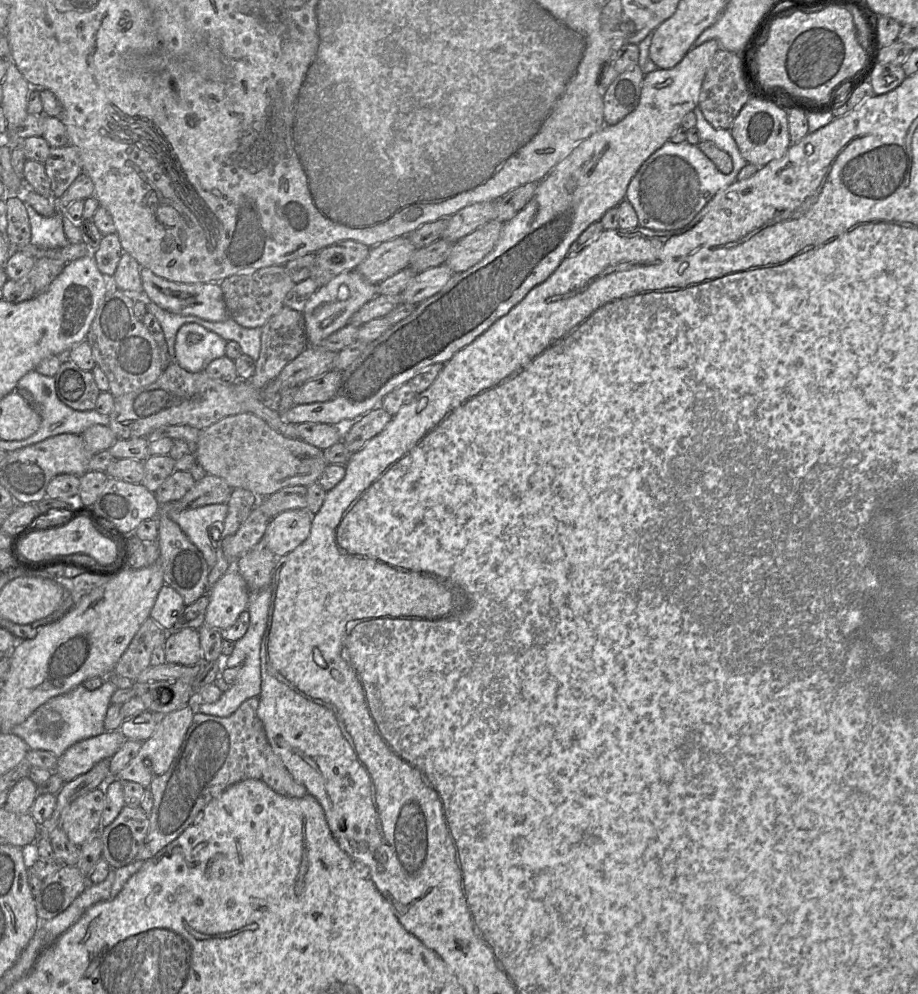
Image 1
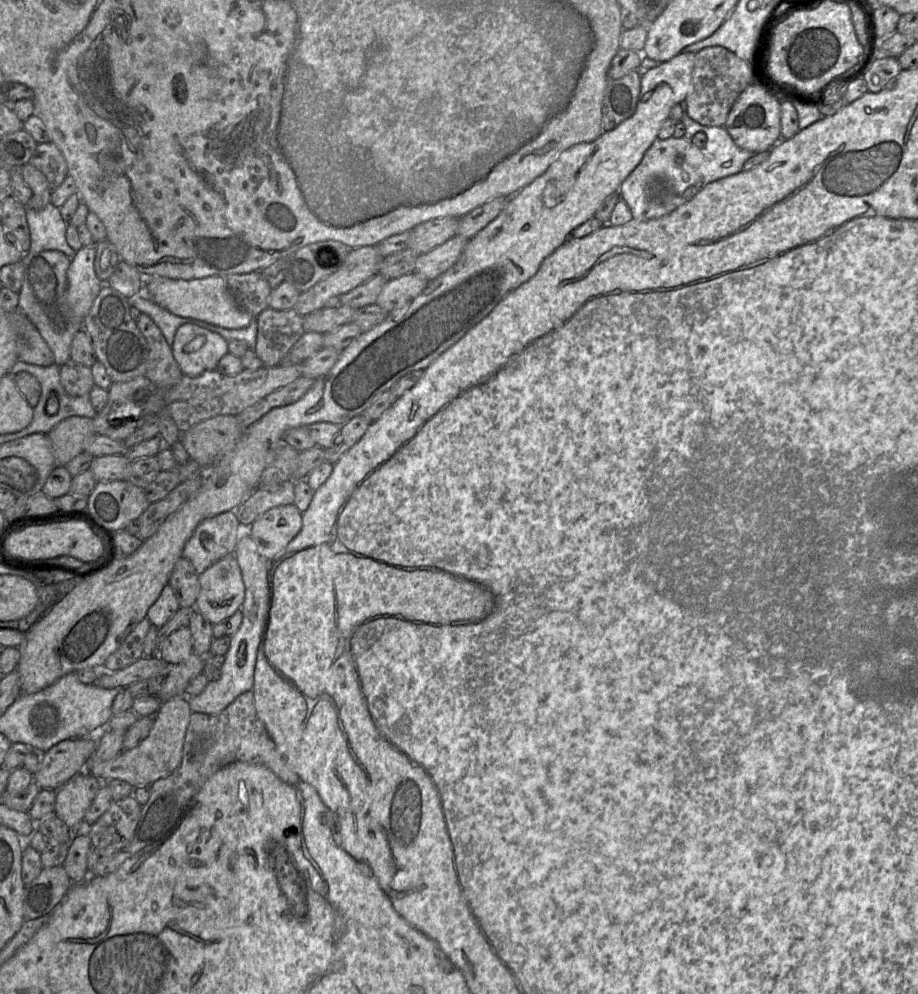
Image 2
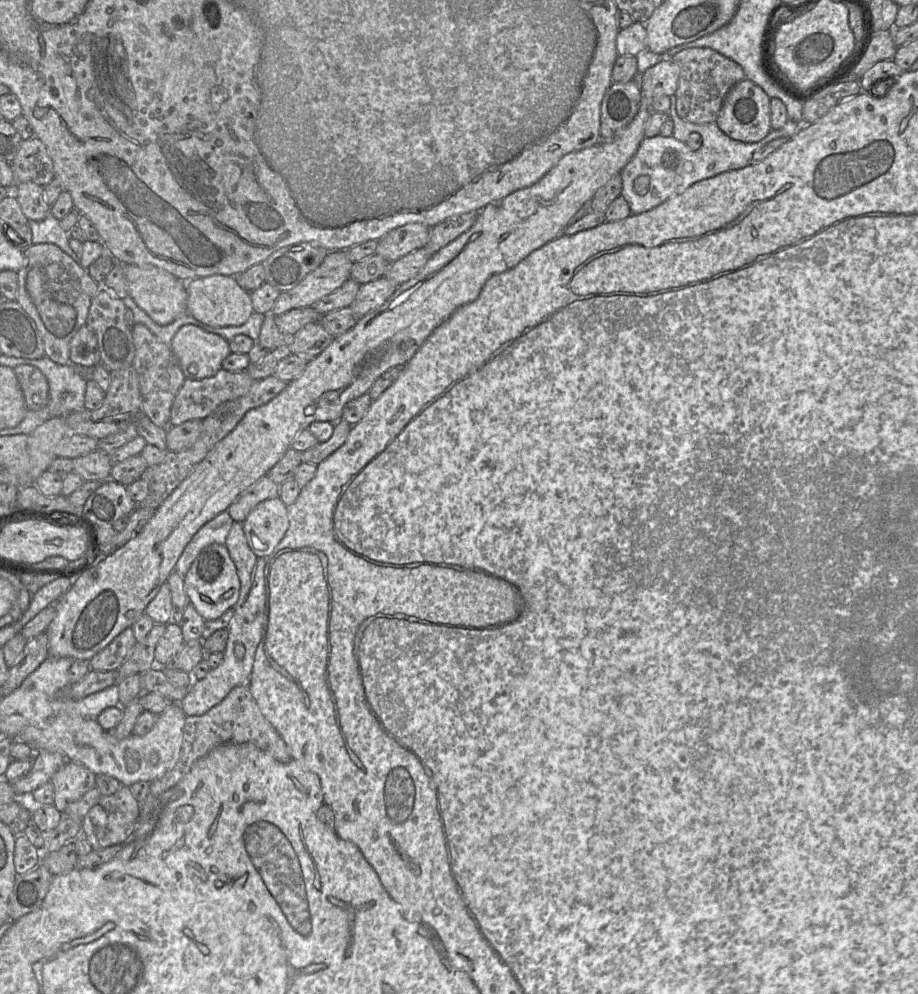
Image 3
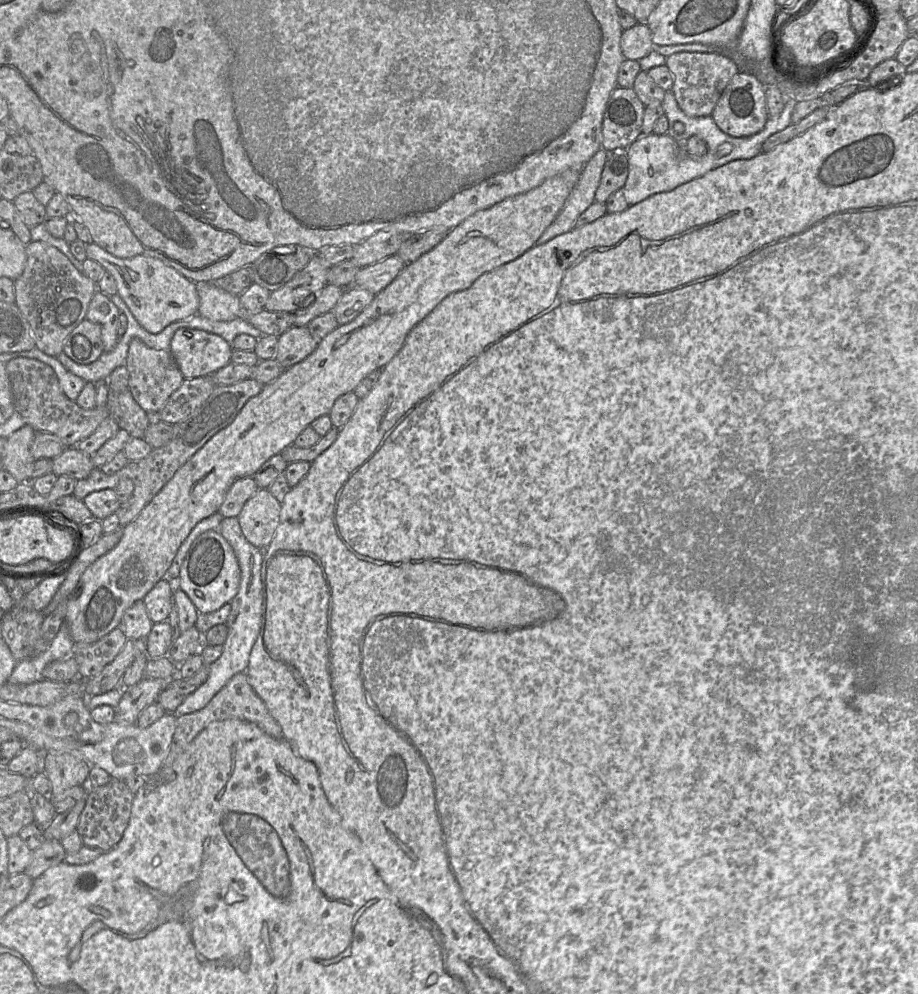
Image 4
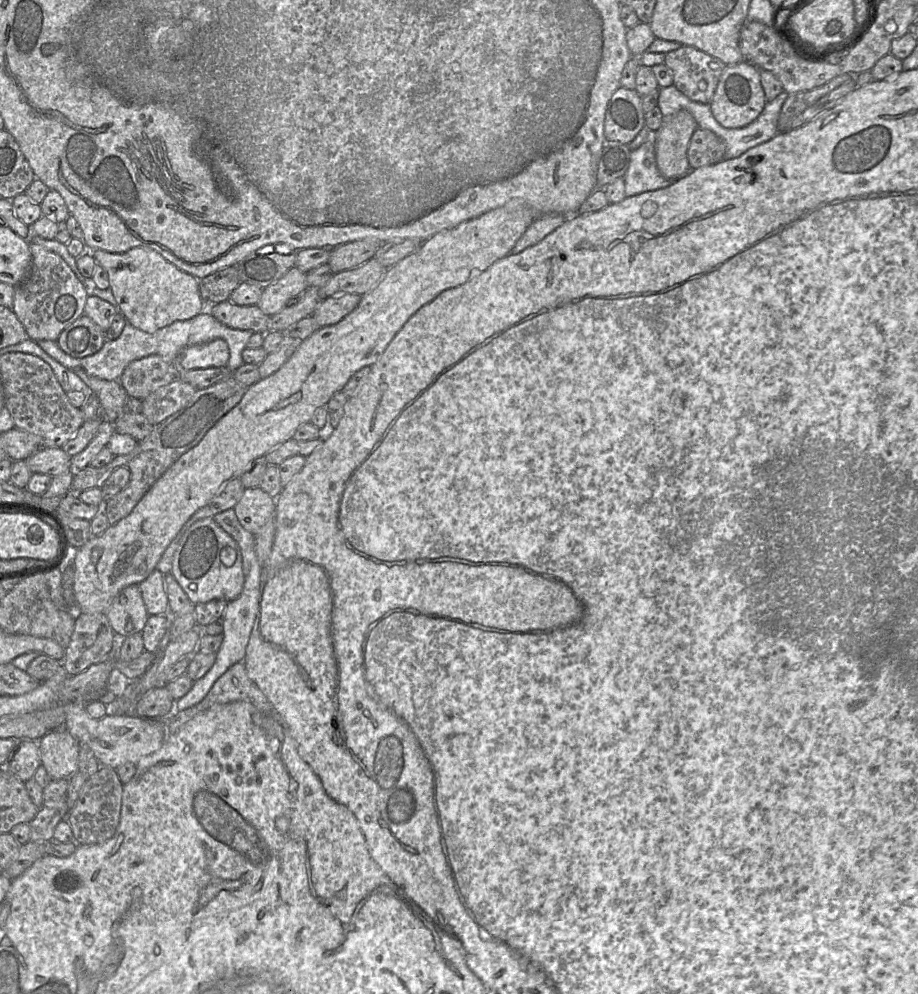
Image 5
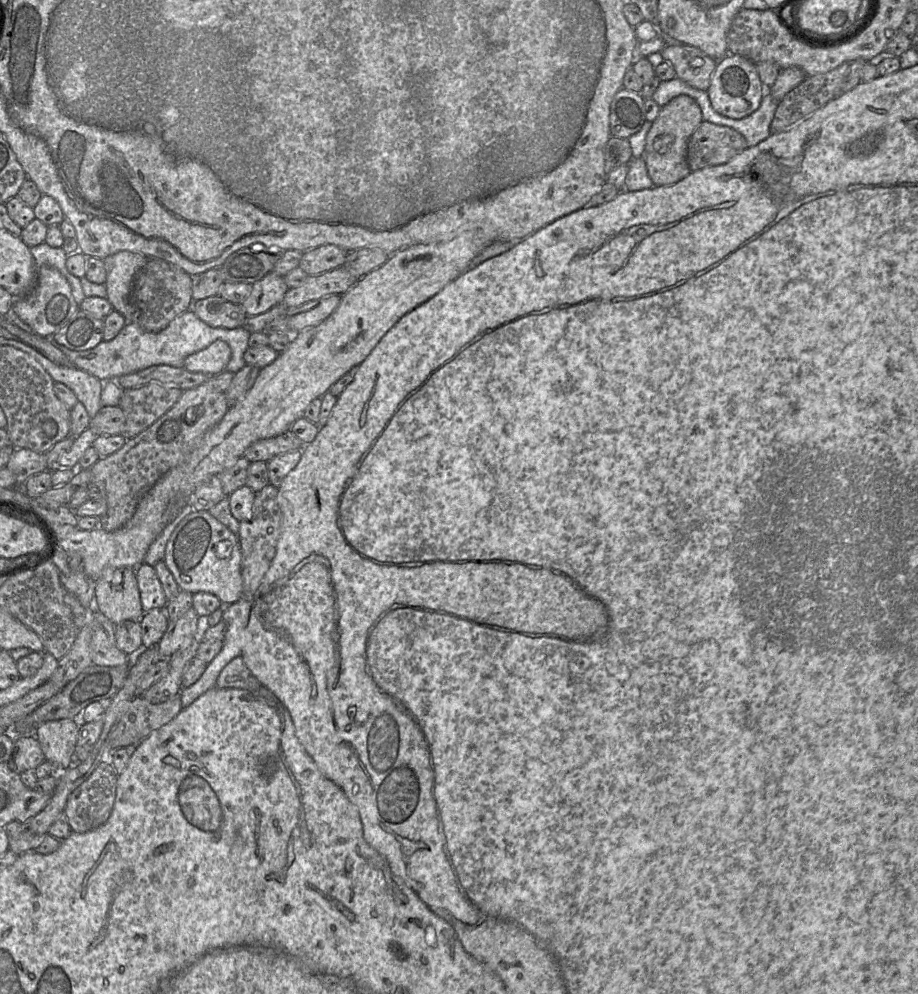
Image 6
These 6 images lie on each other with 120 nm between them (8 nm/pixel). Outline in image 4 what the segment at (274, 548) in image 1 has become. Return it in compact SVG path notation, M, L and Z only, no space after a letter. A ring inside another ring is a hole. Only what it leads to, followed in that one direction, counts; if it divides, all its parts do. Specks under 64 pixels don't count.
M265 488L246 501L237 518L253 546L264 550L270 544L280 521L280 511L281 503Z

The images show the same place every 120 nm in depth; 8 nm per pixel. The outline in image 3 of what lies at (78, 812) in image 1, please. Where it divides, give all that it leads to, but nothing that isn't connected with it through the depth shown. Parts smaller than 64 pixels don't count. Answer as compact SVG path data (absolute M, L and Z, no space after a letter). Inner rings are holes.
M67 760L52 776L54 806L64 812L66 807L80 799L96 786L96 774L76 762Z

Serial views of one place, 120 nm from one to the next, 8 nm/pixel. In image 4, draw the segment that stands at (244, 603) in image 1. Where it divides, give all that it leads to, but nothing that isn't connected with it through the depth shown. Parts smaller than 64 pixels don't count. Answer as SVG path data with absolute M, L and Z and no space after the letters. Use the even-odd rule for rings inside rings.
M218 530L205 531L193 541L174 583L189 597L199 613L214 612L230 603L240 588L240 568L231 545Z

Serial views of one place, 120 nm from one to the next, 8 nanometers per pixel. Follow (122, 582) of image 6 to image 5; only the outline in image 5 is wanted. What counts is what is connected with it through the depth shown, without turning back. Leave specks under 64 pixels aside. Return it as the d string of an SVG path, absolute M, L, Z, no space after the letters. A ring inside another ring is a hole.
M131 584L125 587L111 603L106 611L106 617L115 633L124 637L141 633L149 614L139 584ZM127 620L131 620L133 624L131 630L126 627Z

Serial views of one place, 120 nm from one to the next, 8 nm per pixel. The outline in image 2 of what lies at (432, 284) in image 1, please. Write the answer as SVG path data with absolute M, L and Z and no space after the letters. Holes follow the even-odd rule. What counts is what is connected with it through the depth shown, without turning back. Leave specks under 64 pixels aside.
M409 273L391 279L384 285L375 304L390 313L420 295L429 281L417 273Z

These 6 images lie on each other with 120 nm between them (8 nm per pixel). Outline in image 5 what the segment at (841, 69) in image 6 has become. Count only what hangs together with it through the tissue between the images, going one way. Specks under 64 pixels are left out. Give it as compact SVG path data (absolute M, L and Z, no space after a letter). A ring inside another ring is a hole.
M844 74L835 77L824 85L812 90L789 94L782 105L778 117L778 133L788 131L790 123L802 114L808 107L812 106L816 101L829 94L835 88L850 80L854 81L854 75Z

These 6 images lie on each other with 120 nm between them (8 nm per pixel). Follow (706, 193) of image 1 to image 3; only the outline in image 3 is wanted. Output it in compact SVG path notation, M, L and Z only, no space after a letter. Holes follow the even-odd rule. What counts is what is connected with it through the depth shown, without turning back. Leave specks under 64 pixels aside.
M676 95L670 96L670 100L671 106L667 115L674 124L673 136L663 137L659 134L645 137L636 154L621 171L621 196L627 201L632 214L653 210L697 182L750 165L756 151L773 140L791 138L803 125L788 120L781 129L772 129L762 140L745 143L727 136L716 123L694 124L683 120L677 114ZM693 132L702 137L699 150L692 150L685 143Z

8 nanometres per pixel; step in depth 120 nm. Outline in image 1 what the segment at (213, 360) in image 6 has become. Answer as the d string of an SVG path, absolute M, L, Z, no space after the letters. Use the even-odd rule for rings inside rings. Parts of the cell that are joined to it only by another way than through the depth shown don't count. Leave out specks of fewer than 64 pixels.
M187 323L177 332L175 361L189 372L202 372L213 360L225 355L226 344L218 334L199 324Z

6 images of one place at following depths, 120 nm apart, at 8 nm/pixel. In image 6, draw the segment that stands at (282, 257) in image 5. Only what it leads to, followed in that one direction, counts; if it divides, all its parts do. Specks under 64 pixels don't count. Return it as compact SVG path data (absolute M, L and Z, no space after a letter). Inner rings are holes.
M255 244L233 252L218 268L224 282L253 285L274 269L278 257L261 250L262 244Z

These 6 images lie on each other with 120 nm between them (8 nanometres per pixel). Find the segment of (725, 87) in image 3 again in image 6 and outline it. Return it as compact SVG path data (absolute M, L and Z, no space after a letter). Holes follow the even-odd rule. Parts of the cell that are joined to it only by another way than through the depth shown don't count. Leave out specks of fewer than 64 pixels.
M683 44L665 46L660 54L672 65L678 79L698 90L708 90L717 61L700 49Z

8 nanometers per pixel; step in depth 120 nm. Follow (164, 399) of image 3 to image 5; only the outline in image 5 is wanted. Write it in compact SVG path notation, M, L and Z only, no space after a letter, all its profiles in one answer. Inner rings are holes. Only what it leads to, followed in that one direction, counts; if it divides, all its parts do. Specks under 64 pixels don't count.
M159 355L132 361L124 370L120 383L129 397L143 400L157 389L178 379L179 368Z

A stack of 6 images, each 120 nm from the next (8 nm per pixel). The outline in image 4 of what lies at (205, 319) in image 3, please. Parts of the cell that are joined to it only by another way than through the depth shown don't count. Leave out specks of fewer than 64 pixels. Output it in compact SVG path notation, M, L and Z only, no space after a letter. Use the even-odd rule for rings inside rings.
M213 282L196 283L199 295L198 315L213 321L231 321L243 316L243 309L239 301L239 296L231 294Z

